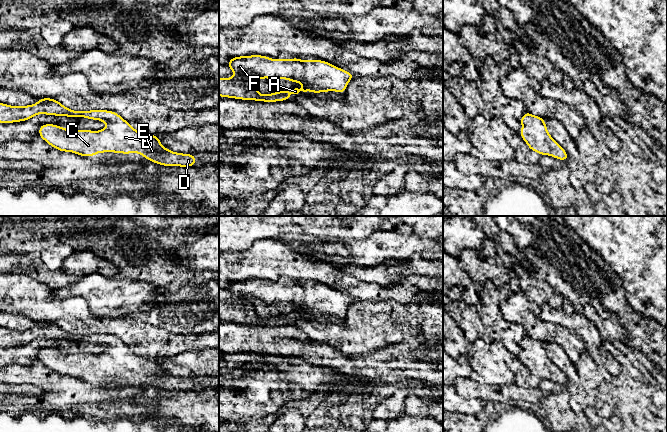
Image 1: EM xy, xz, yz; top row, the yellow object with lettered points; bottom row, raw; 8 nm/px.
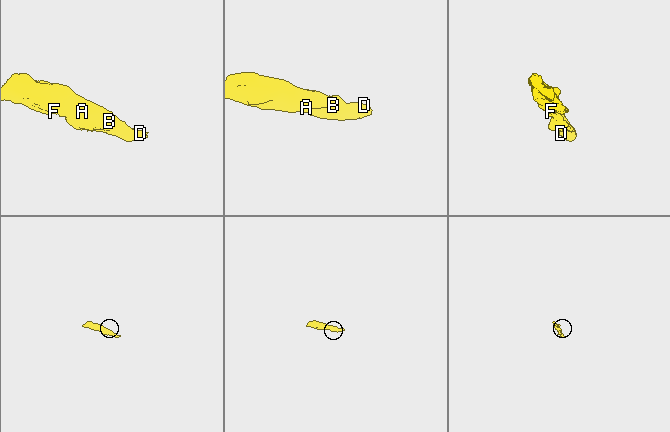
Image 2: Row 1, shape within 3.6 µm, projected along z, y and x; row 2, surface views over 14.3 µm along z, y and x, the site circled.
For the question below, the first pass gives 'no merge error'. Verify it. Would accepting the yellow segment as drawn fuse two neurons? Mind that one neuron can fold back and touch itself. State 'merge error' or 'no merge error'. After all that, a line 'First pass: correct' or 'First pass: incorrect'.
no merge error
First pass: correct

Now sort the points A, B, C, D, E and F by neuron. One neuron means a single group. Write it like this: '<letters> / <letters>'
A B C D E F

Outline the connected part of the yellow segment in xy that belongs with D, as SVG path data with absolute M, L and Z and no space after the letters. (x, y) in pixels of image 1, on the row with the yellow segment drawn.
M41 98L34 105L11 106L0 103L0 123L14 123L30 120L37 114L65 116L65 117L83 117L92 120L103 121L107 127L103 130L71 130L62 128L54 124L39 125L39 137L45 140L51 147L62 151L79 154L81 157L96 156L97 153L114 152L122 154L139 153L147 160L162 166L195 166L197 160L195 154L176 153L162 146L158 136L142 133L135 130L129 122L124 120L118 113L108 110L88 110L75 111L66 108L59 101L52 98Z

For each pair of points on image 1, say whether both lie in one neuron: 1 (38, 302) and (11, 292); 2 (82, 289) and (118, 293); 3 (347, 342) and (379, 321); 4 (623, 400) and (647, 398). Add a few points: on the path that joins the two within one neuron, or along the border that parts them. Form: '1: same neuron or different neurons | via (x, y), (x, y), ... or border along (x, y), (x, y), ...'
1: same neuron | via (31, 297), (18, 293)
2: same neuron | via (91, 289), (96, 289), (101, 293), (109, 293)
3: same neuron | via (355, 334), (368, 324), (371, 324)
4: same neuron | via (629, 398), (641, 398)

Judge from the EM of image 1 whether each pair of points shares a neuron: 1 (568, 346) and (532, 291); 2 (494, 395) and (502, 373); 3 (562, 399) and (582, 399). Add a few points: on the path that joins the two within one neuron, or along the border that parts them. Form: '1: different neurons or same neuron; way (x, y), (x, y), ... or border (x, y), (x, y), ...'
1: different neurons; border (525, 295), (529, 308), (538, 316)
2: different neurons; border (514, 382), (499, 385), (485, 384)
3: different neurons; border (566, 385), (569, 391), (569, 406), (576, 414)

